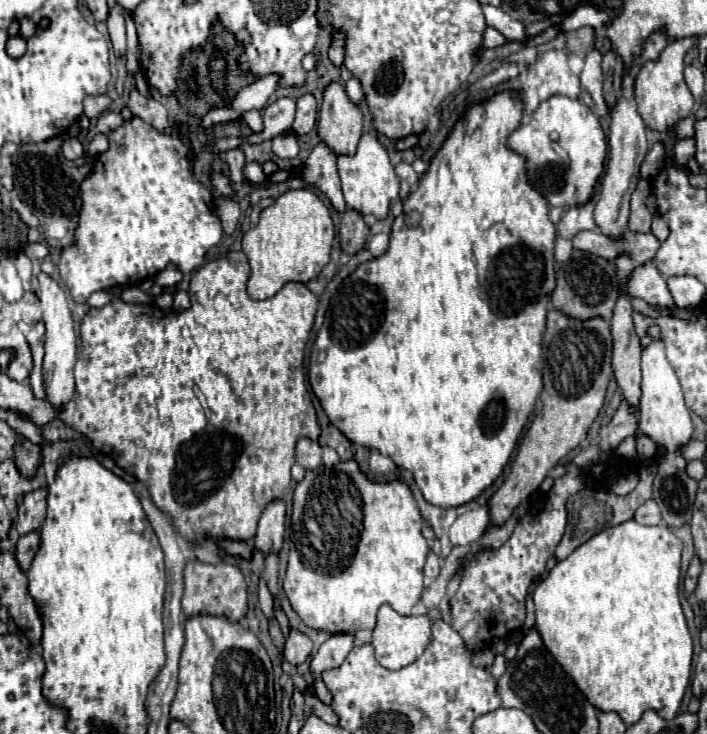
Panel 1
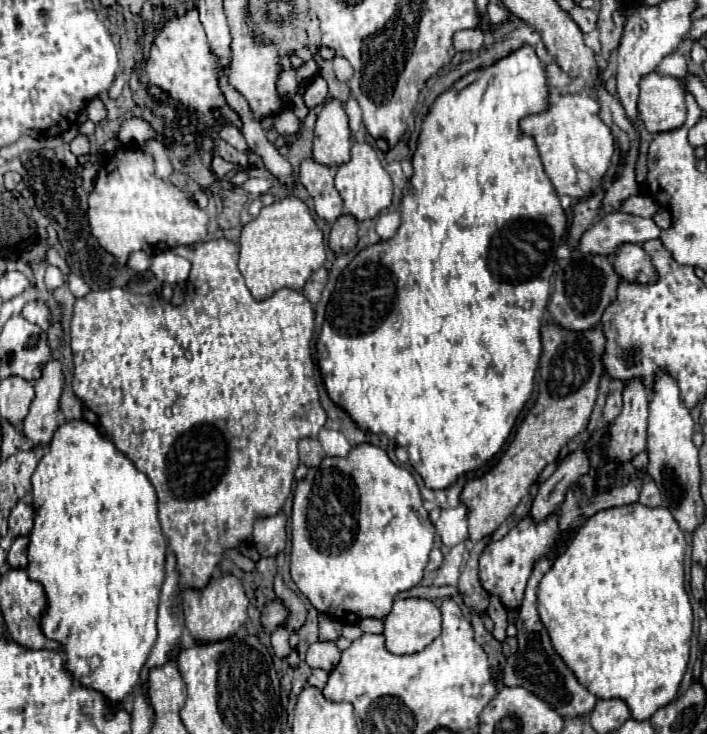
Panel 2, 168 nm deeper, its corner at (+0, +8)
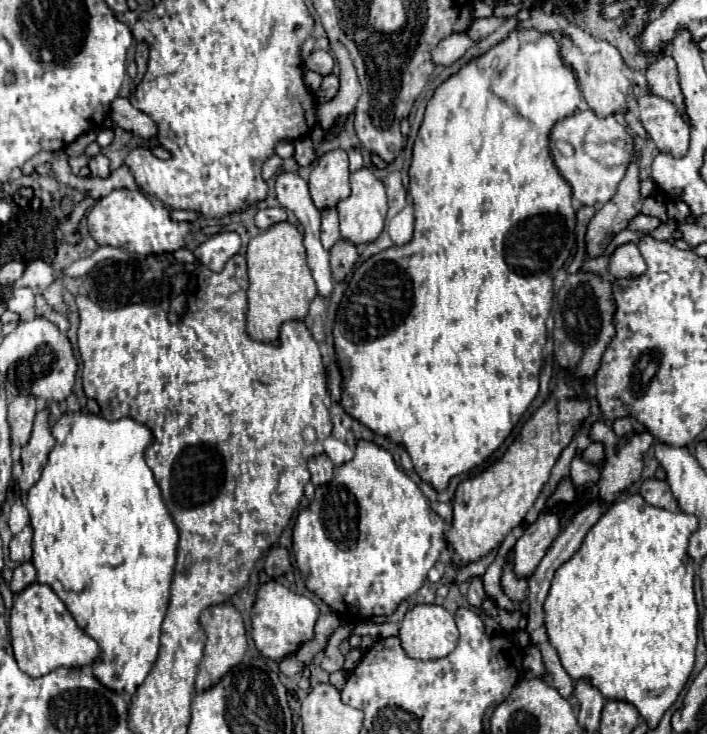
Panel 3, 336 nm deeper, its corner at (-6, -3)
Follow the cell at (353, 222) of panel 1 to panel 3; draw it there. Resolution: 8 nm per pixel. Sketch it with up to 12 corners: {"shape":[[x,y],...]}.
{"shape":[[338,240],[330,252],[334,282],[342,282],[358,260],[356,246]]}

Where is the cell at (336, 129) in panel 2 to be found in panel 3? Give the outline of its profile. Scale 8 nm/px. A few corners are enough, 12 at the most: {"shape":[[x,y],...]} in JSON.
{"shape":[[326,152],[308,188],[318,210],[350,196],[348,154]]}

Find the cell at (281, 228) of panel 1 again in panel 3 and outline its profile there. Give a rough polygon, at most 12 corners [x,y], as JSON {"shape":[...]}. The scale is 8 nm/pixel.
{"shape":[[302,234],[250,240],[246,332],[278,342],[316,296]]}

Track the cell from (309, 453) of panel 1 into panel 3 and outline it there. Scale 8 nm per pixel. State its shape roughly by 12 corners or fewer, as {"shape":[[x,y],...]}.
{"shape":[[326,454],[308,460],[312,484],[332,480],[334,464]]}

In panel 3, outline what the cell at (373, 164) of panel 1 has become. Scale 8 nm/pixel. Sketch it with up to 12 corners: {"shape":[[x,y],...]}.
{"shape":[[368,168],[350,176],[336,204],[340,234],[374,242],[388,212],[384,184]]}

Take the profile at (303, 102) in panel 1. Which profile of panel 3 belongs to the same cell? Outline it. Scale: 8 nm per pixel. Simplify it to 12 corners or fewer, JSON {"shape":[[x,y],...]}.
{"shape":[[336,74],[324,76],[316,92],[320,102],[330,102],[338,92]]}

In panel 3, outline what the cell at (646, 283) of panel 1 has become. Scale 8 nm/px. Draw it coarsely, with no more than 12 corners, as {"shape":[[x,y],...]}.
{"shape":[[634,242],[622,244],[610,256],[614,278],[644,274],[646,262]]}

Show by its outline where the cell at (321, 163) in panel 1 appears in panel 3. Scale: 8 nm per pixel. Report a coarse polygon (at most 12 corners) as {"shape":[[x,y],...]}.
{"shape":[[336,208],[322,210],[322,246],[340,240]]}

